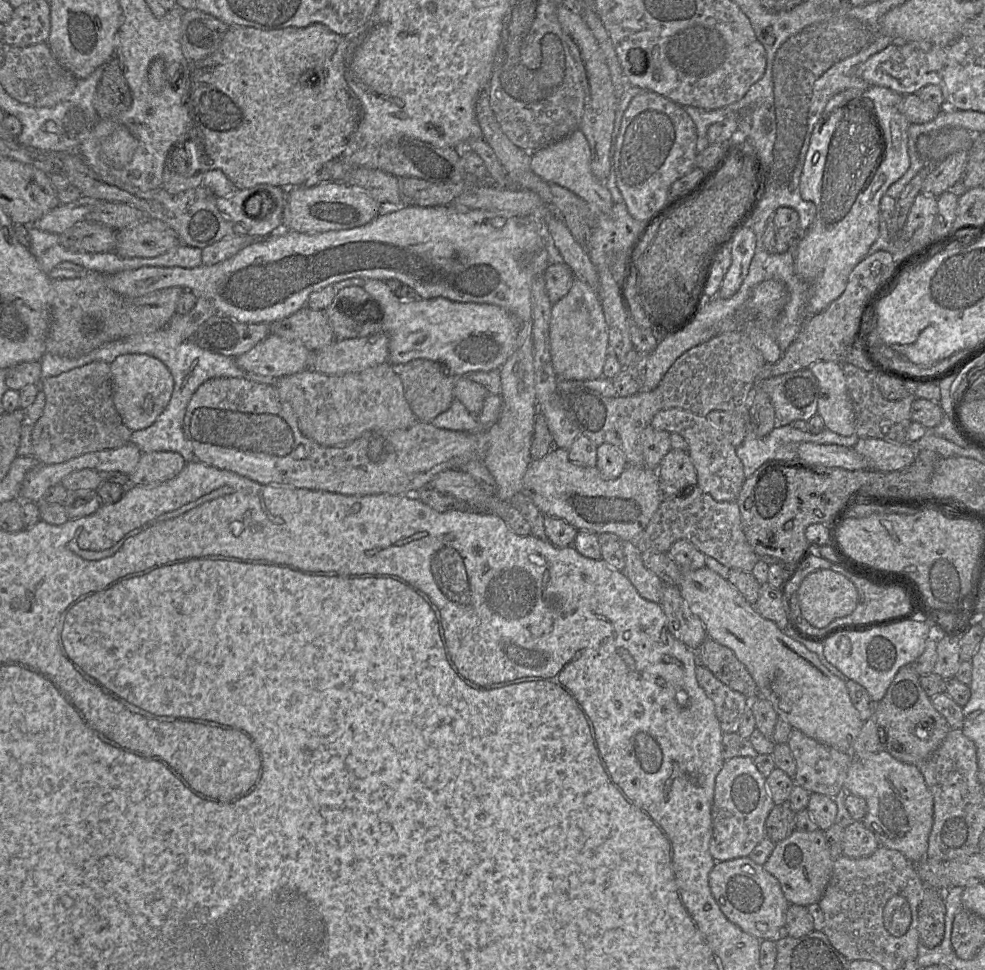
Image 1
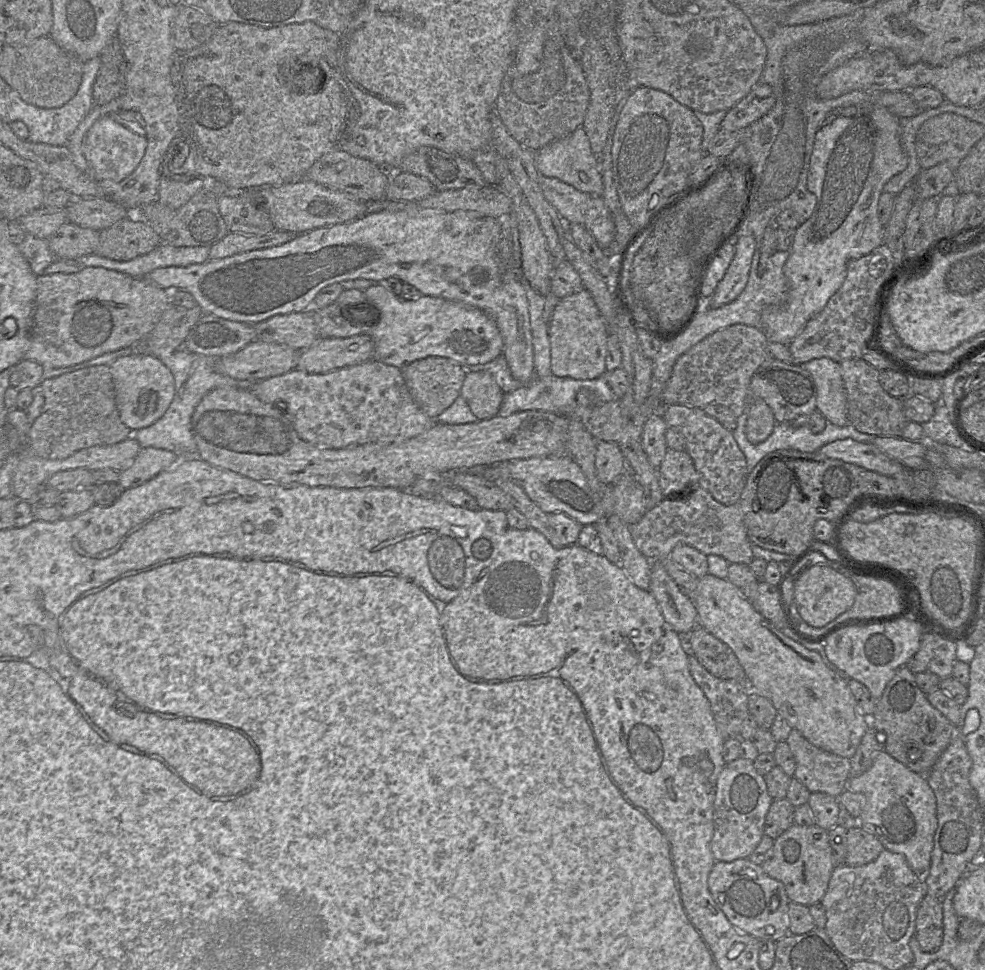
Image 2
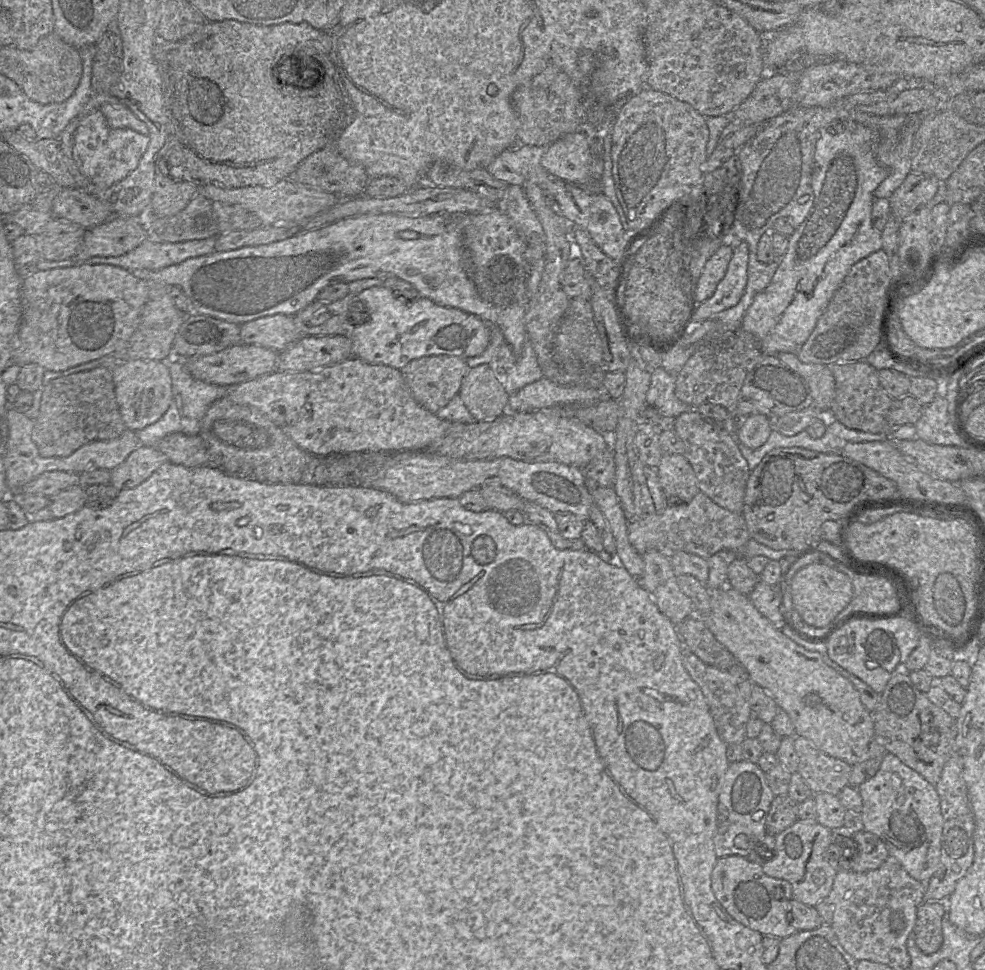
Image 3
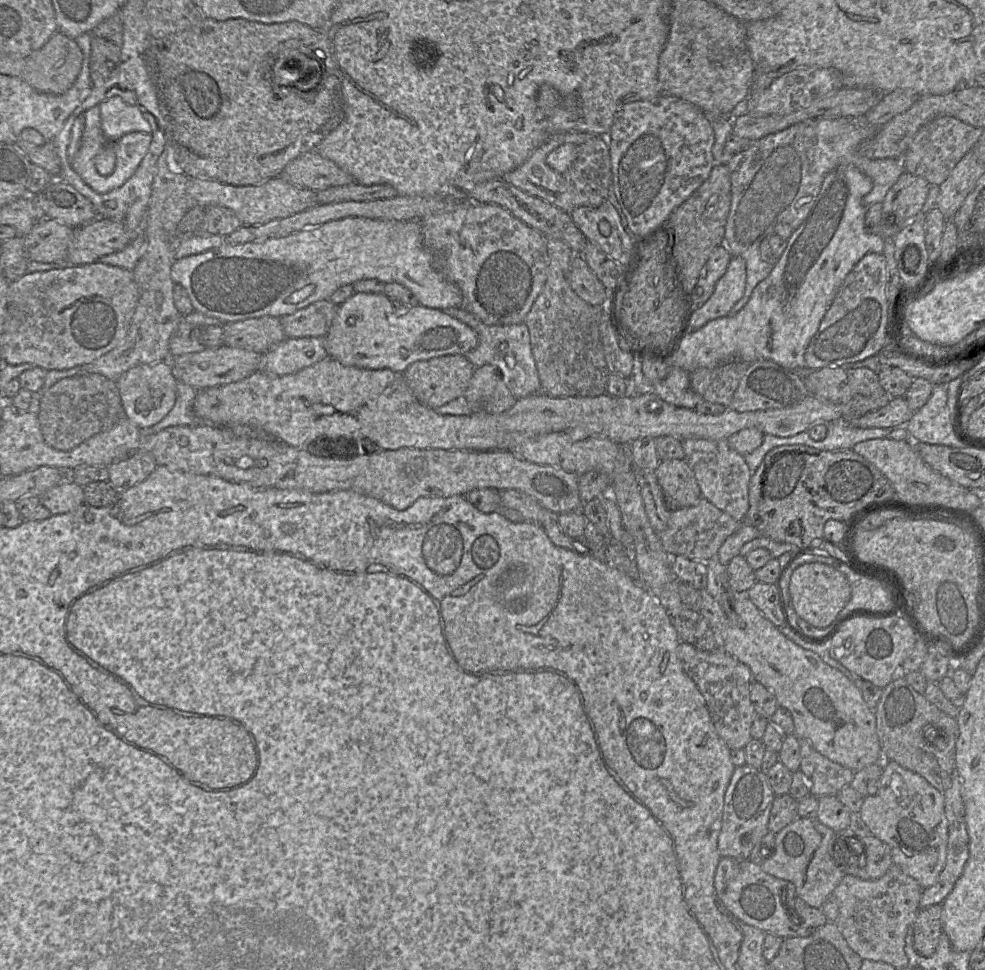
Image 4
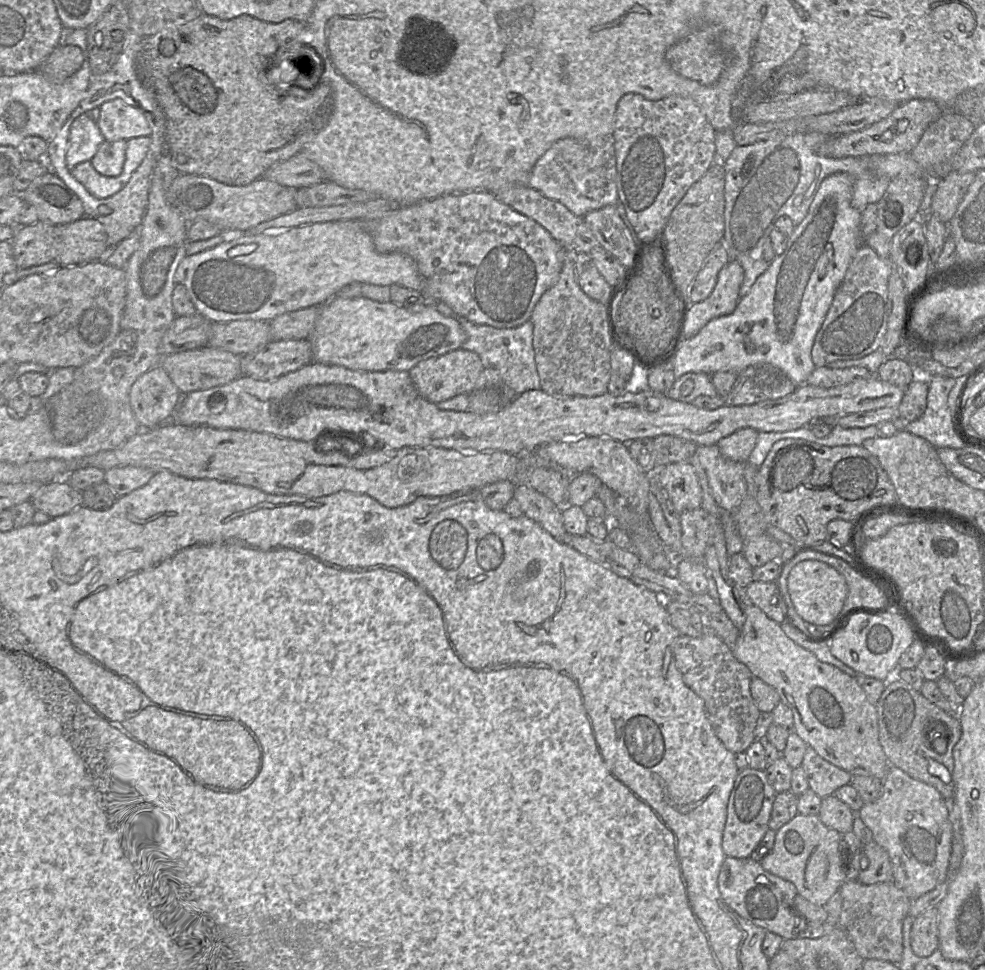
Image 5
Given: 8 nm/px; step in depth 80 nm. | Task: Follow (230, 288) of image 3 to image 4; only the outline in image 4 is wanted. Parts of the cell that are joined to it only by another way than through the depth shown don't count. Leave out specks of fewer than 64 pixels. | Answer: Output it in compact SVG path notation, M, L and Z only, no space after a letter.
M346 217L261 242L239 245L225 242L218 248L176 260L170 276L175 284L186 289L195 312L224 324L262 316L281 318L314 302L329 299L341 286L363 279L400 283L415 295L420 305L429 308L461 308L463 303L460 289L446 277L437 256L424 246L420 220Z

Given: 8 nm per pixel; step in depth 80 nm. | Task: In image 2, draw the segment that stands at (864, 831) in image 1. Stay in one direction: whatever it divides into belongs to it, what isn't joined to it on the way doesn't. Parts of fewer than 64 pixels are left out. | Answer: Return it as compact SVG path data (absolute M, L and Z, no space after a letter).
M861 826L847 831L846 846L845 863L849 866L868 864L885 849L874 835L865 831Z

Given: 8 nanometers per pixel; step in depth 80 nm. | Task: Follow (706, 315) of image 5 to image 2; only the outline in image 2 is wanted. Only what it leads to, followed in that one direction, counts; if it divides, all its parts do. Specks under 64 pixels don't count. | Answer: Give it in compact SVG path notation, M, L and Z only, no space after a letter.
M741 235L734 245L735 253L723 278L720 280L710 298L703 300L701 311L704 307L718 308L735 300L744 290L749 276L753 253L755 251L755 239L752 235Z

